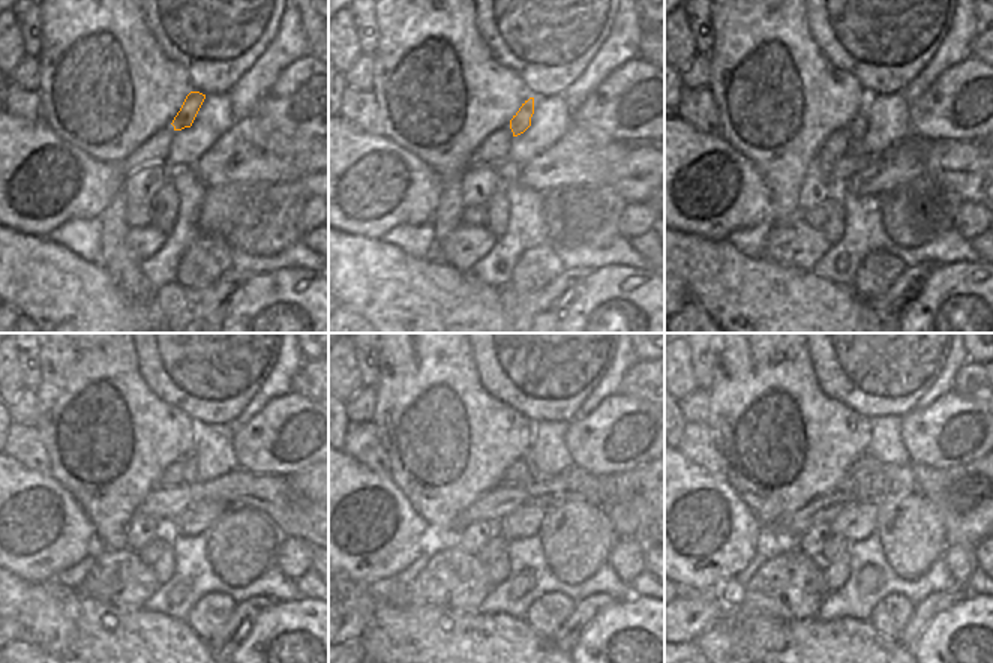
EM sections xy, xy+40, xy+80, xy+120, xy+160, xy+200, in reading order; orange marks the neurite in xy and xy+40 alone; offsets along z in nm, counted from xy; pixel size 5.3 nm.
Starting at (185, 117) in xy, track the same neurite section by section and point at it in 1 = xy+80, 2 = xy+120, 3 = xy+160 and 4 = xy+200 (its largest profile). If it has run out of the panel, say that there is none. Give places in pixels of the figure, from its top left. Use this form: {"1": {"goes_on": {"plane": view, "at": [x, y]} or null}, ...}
{"1": {"goes_on": {"plane": "xy+80", "at": [857, 128]}}, "2": {"goes_on": {"plane": "xy+120", "at": [189, 468]}}, "3": {"goes_on": {"plane": "xy+160", "at": [531, 476]}}, "4": {"goes_on": {"plane": "xy+200", "at": [861, 486]}}}

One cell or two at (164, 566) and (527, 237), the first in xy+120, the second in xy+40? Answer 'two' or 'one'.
two

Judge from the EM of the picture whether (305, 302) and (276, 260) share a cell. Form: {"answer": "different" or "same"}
{"answer": "different"}

